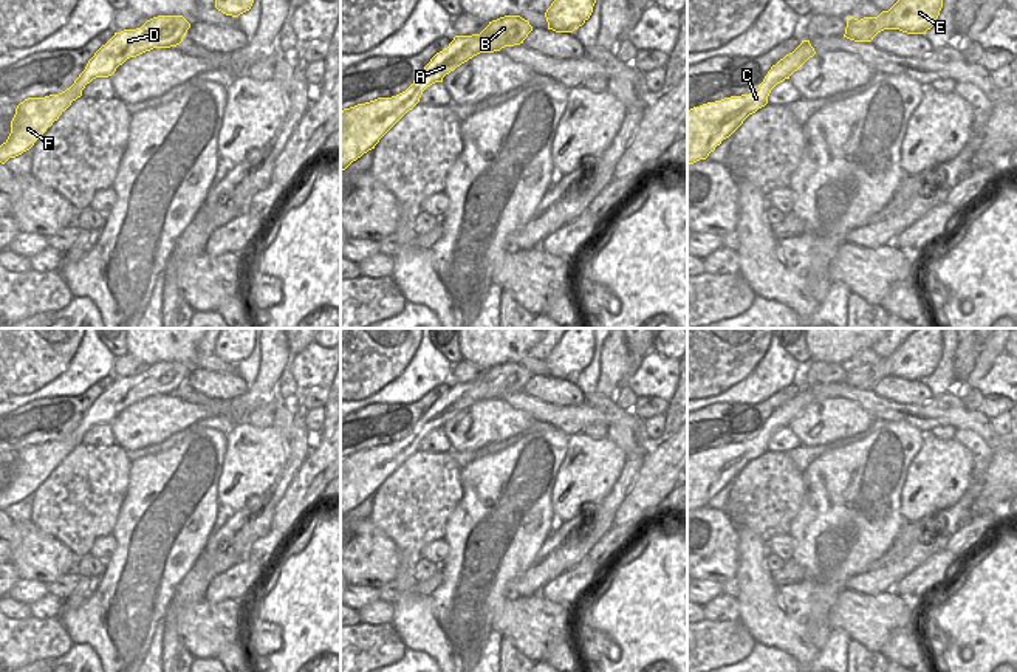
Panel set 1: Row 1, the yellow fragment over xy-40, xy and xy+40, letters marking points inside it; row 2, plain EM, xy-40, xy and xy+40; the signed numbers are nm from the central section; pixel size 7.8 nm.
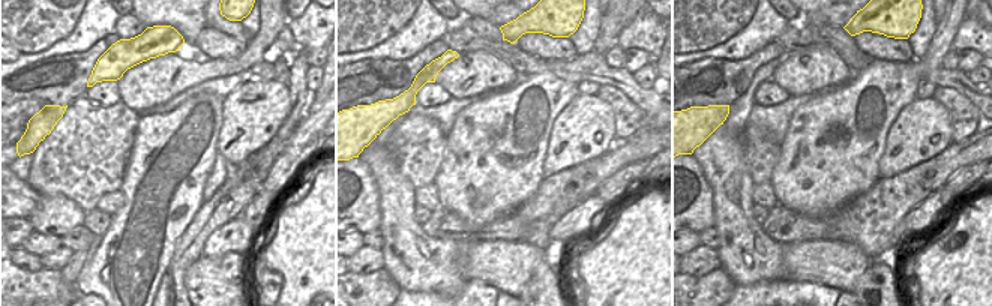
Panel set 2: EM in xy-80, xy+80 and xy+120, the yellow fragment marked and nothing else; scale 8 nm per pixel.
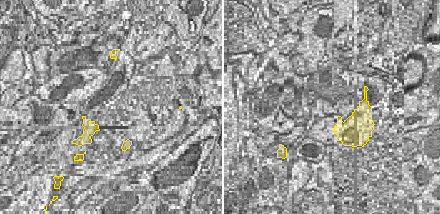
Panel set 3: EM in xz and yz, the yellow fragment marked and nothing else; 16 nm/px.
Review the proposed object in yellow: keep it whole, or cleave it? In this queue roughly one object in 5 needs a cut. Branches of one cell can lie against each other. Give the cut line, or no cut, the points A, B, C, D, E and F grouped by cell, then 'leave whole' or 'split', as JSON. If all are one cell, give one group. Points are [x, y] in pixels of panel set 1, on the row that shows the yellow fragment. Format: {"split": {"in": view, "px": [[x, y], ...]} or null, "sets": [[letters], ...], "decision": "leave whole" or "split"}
{"split": null, "sets": [["A", "B", "C", "D", "E", "F"]], "decision": "leave whole"}

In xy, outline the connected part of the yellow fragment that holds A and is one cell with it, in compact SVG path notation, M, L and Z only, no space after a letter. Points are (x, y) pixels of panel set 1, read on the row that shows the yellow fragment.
M505 15L489 22L480 33L455 36L447 48L437 53L418 73L413 84L392 98L358 104L341 111L341 172L368 150L409 111L435 82L480 53L500 51L523 43L532 26L520 15Z

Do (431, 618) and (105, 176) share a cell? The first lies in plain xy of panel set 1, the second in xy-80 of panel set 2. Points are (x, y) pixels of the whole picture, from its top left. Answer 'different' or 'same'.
different

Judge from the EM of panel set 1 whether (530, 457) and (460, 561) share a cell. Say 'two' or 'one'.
one

